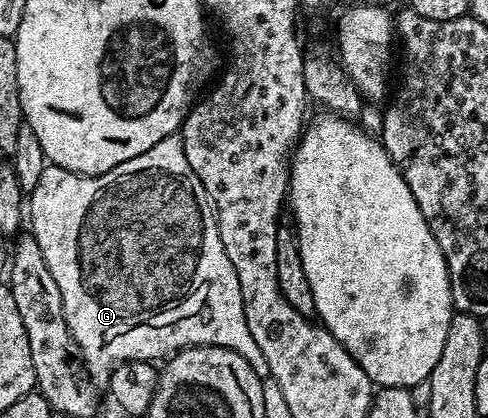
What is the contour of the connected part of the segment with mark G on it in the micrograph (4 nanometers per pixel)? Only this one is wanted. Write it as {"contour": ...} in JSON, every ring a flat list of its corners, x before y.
{"contour":[[181,135,160,138,152,150,144,150,144,154,136,154,136,158,128,158,99,176,81,176,48,166,40,174,36,190,28,193,28,228,40,242,44,262,60,286,68,330,95,384,109,385,110,373,125,360,158,362,182,348,199,346,230,348,254,372,268,373,268,362,264,362,244,318,240,278,224,254,208,194,184,158]]}

